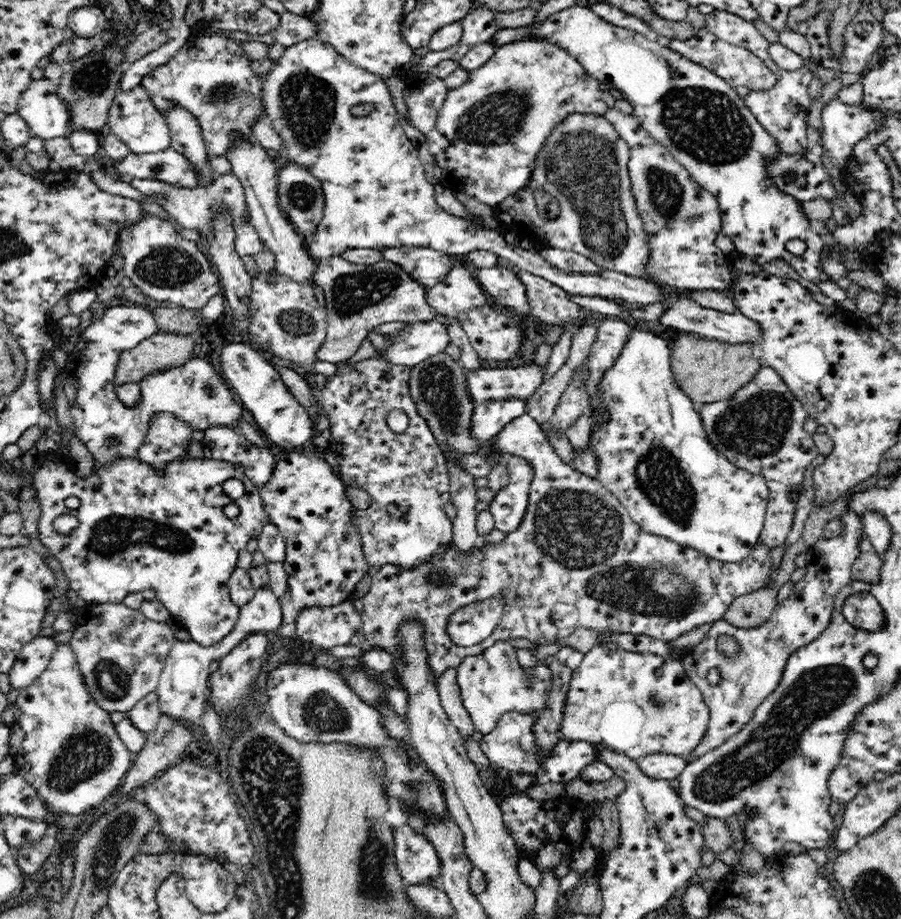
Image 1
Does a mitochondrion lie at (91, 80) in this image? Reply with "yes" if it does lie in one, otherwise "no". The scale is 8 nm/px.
yes

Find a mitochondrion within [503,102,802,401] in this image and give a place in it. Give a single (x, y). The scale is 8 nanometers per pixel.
(583, 164)

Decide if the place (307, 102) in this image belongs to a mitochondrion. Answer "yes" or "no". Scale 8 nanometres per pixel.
yes

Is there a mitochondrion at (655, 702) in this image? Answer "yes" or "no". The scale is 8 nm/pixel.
yes

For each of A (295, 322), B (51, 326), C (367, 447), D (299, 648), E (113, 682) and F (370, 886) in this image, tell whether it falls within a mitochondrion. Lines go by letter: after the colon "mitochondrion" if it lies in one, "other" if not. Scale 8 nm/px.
A: mitochondrion
B: other
C: other
D: other
E: mitochondrion
F: mitochondrion

